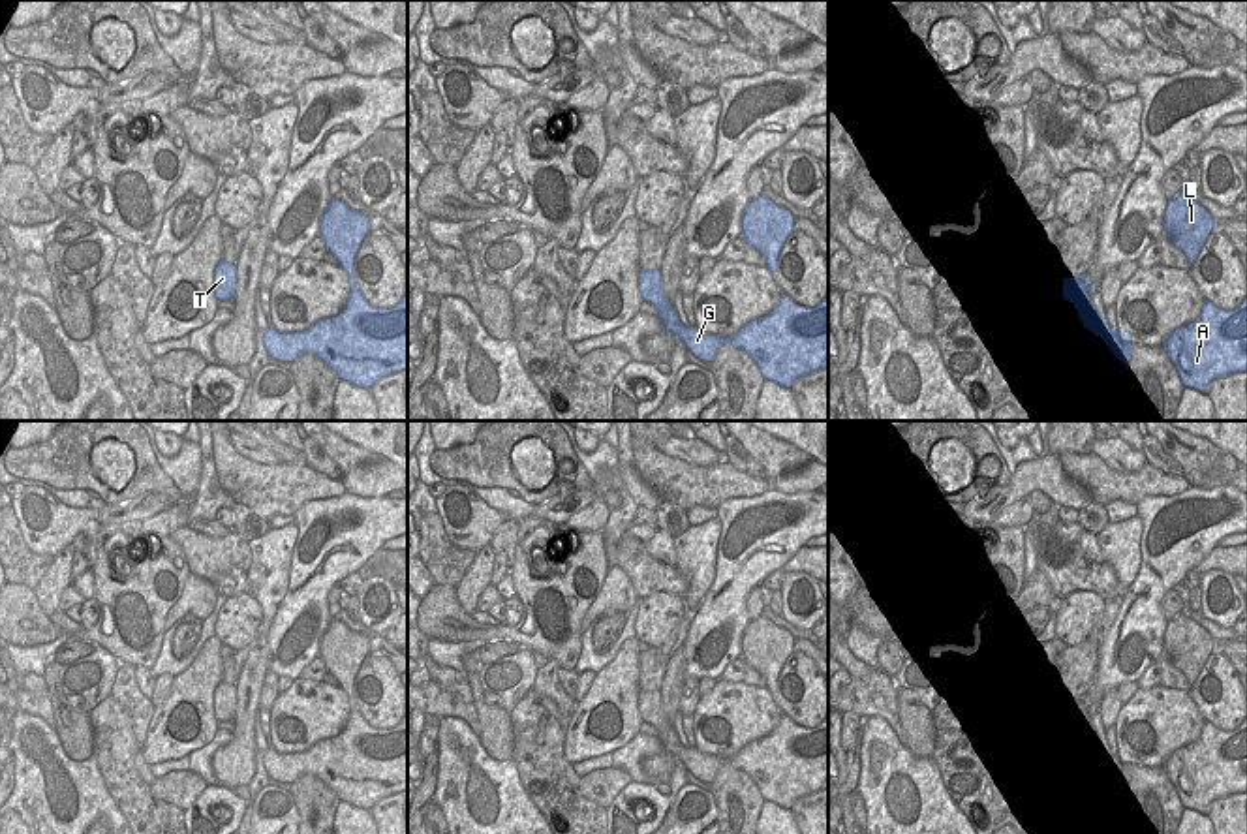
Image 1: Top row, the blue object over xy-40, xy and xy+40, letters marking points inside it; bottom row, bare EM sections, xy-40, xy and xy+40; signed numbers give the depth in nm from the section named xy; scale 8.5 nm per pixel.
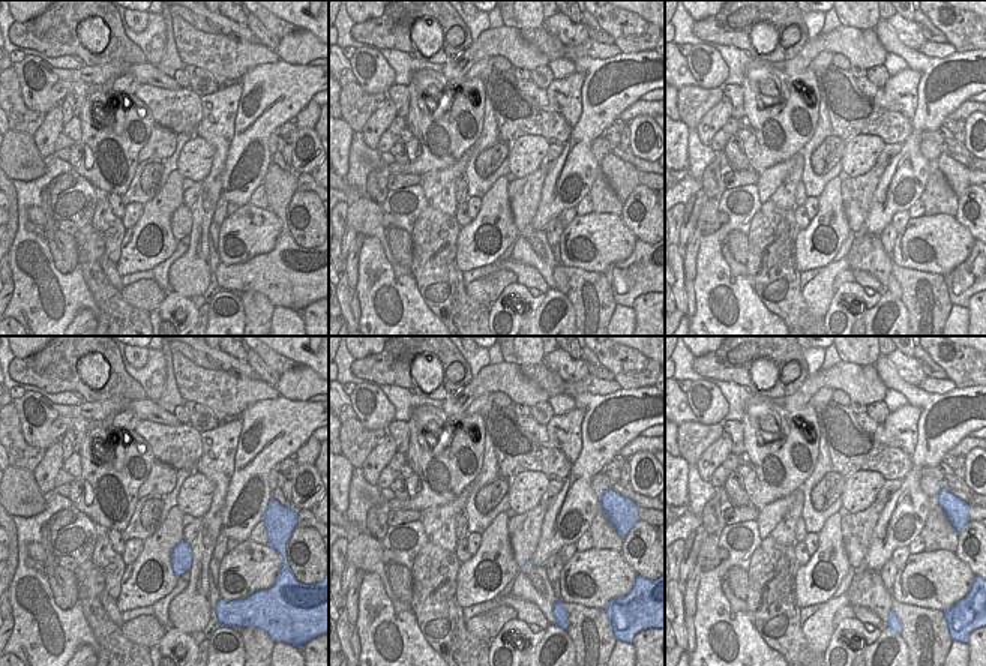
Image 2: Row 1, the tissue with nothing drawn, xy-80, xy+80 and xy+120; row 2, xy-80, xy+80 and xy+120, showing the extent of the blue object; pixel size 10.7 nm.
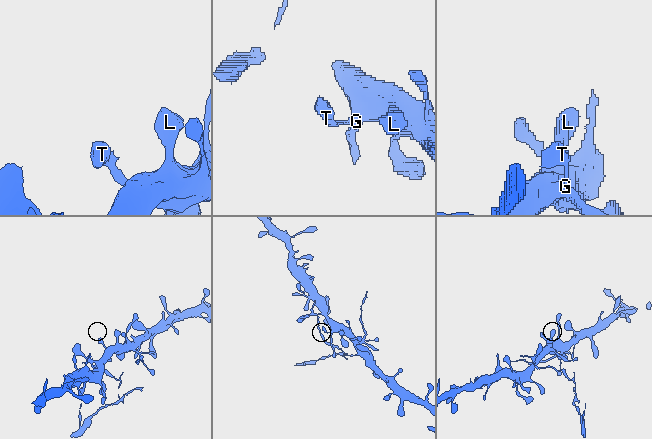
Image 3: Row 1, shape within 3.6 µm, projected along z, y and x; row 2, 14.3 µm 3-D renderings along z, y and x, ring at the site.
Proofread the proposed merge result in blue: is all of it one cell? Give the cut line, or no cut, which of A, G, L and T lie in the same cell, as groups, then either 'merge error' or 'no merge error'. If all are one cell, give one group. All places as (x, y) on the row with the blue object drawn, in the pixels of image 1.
no cut; A G L T; no merge error

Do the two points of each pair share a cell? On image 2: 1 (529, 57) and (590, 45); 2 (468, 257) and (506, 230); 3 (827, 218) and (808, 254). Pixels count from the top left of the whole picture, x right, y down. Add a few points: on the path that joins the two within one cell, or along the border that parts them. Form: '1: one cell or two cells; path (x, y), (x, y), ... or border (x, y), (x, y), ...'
1: two cells; border (520, 30), (520, 35), (550, 60)
2: one cell; path (480, 257), (494, 255), (503, 242)
3: one cell; path (820, 227), (811, 237), (811, 245)

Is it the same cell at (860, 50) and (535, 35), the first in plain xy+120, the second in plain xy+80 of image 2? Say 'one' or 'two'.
two

